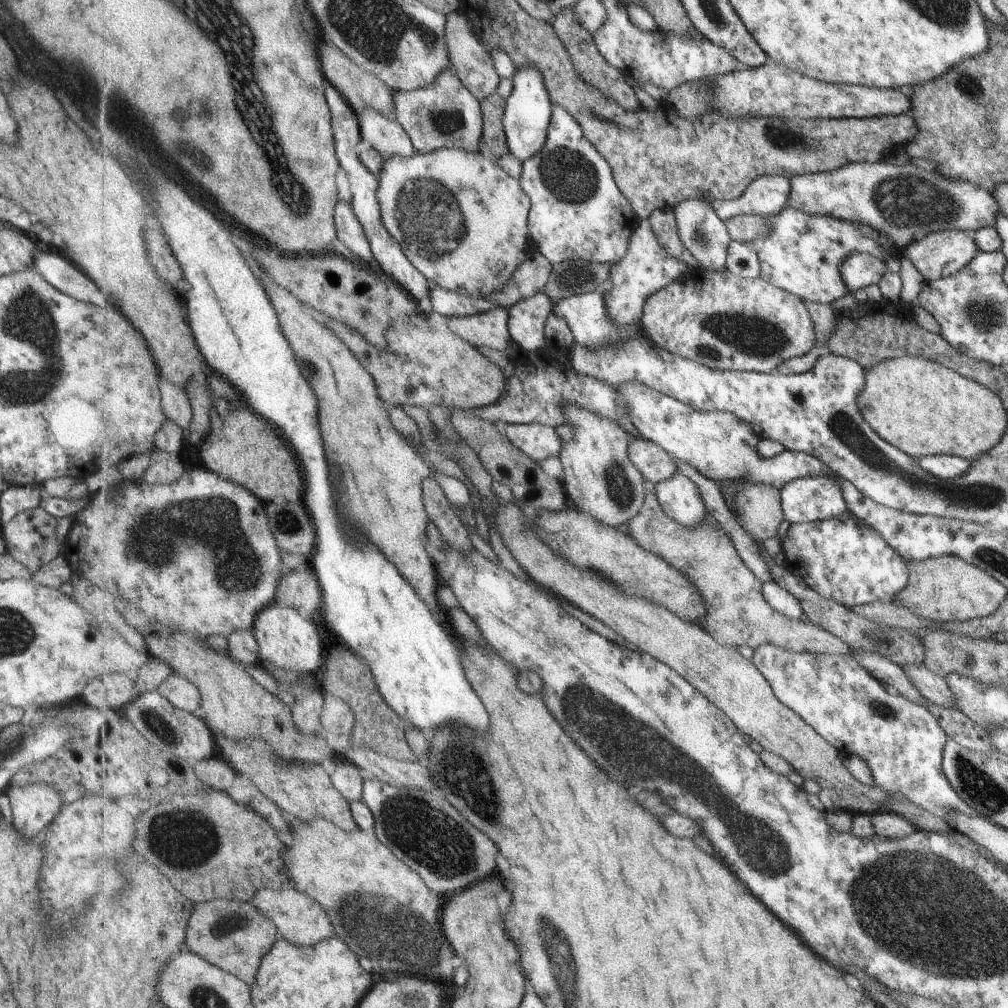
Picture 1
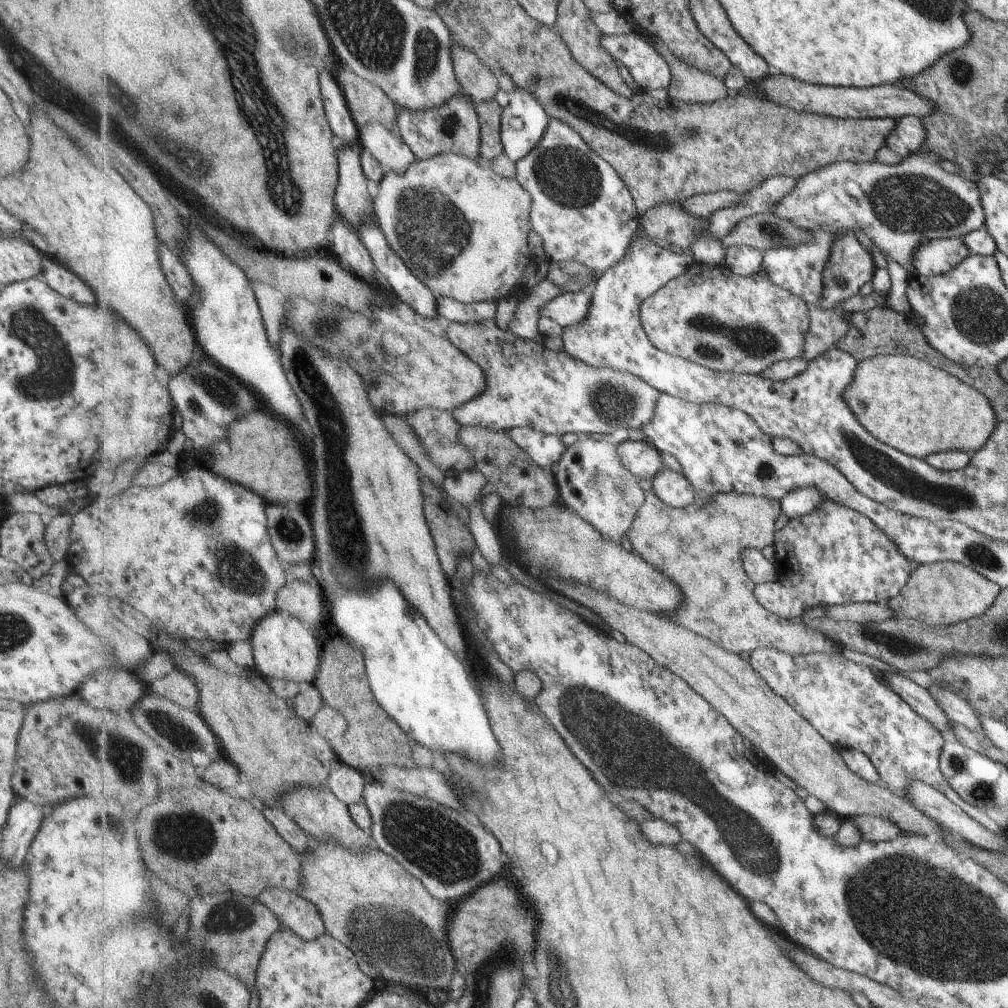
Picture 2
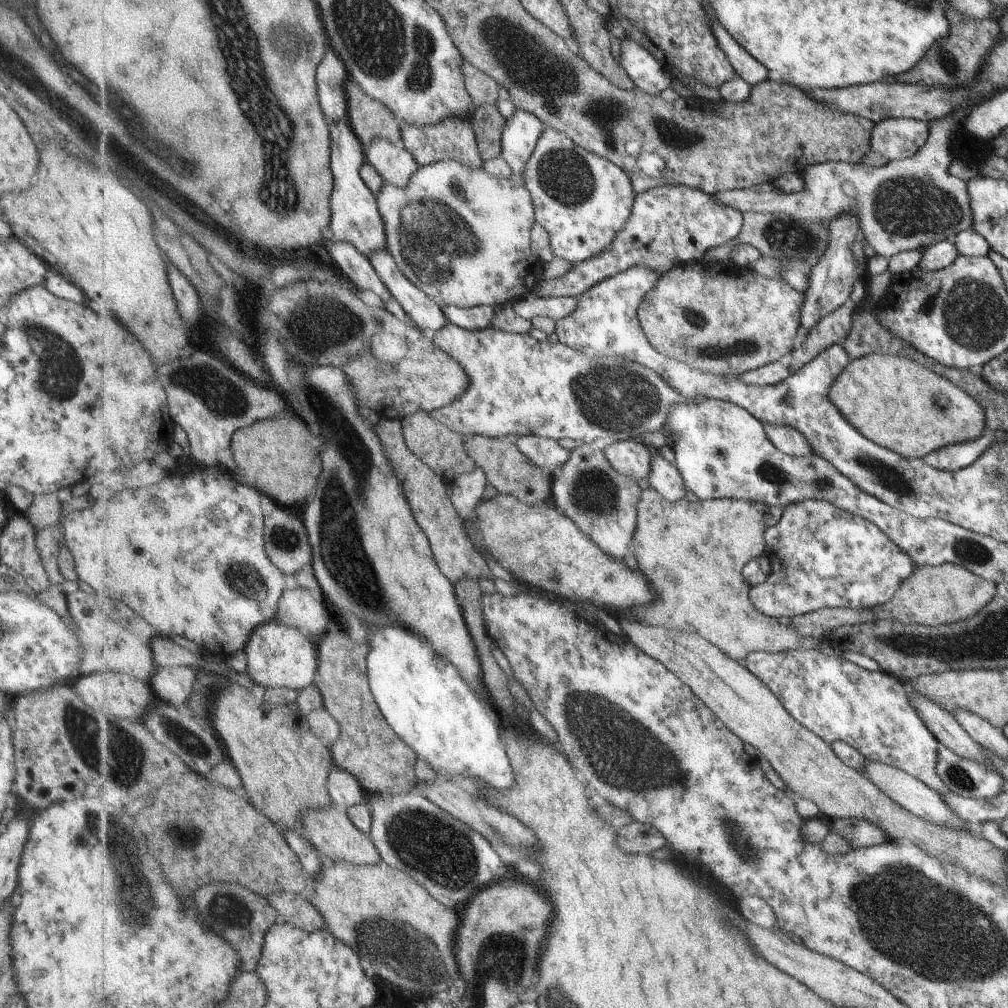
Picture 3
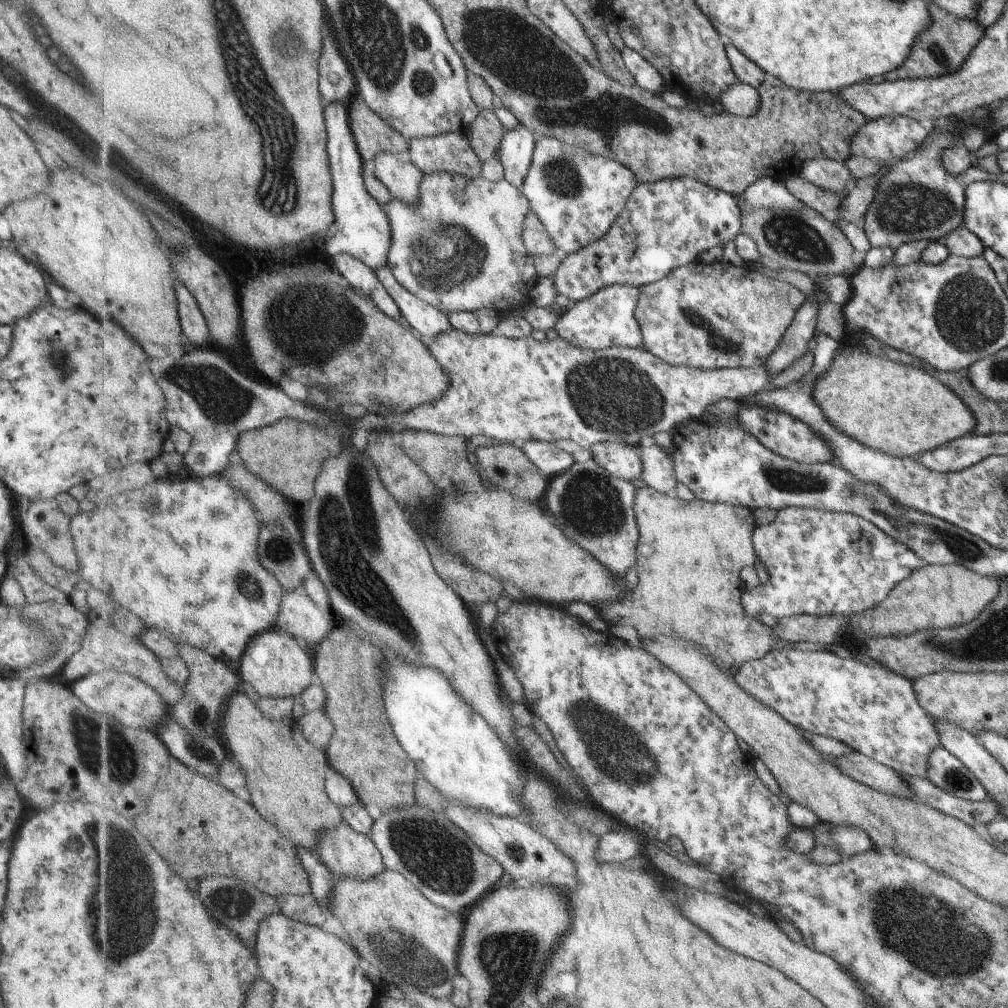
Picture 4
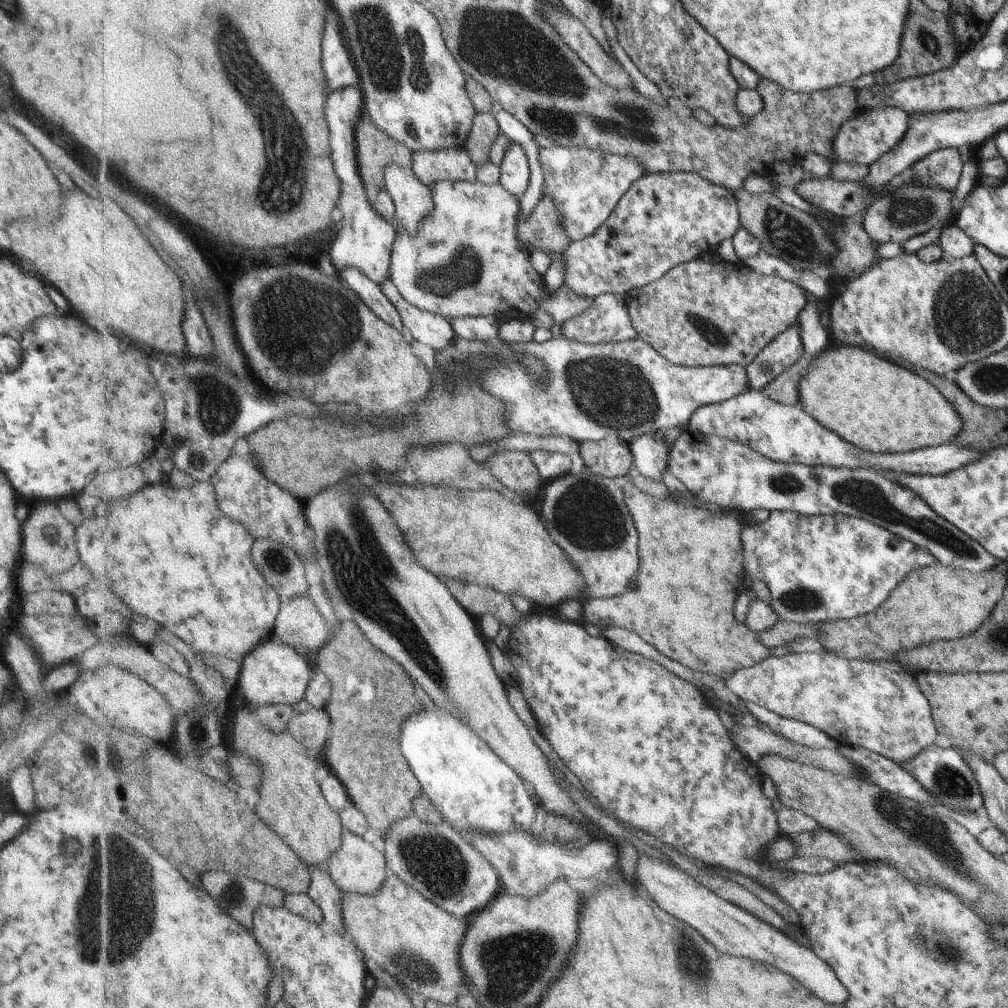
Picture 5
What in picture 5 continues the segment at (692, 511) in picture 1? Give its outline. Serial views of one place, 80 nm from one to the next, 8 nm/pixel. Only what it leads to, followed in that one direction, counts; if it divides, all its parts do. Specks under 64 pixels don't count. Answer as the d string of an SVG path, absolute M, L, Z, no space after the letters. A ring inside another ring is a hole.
M662 431L639 435L631 444L634 456L634 468L637 473L650 479L661 481L661 476L669 468L672 447Z

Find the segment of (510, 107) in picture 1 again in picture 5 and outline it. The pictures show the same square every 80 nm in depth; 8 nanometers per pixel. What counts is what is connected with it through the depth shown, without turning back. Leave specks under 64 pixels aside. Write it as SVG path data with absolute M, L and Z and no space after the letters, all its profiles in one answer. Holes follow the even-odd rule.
M512 142L500 167L500 183L516 197L523 196L531 180L531 166L525 149L520 144Z

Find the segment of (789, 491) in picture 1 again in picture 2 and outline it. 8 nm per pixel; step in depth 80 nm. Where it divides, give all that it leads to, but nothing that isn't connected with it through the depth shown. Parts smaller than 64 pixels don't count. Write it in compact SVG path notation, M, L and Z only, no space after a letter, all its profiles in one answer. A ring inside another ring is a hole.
M801 487L787 493L781 500L782 511L788 519L814 513L828 499L815 487Z

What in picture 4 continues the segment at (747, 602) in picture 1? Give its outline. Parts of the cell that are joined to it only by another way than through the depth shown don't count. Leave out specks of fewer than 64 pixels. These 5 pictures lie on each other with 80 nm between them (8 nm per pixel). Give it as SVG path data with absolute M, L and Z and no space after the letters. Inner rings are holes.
M645 487L642 489L637 489L637 497L635 497L634 511L636 512L636 518L638 520L638 527L640 530L640 541L638 544L638 554L639 562L637 562L637 574L639 574L639 584L632 589L628 589L625 597L621 597L618 601L609 601L608 603L601 603L599 606L593 606L598 613L598 618L606 621L608 626L611 625L623 625L632 626L637 630L639 636L642 639L651 639L655 636L663 636L663 634L669 634L673 636L673 628L687 632L687 636L679 636L679 638L687 638L689 642L695 642L695 644L701 644L705 646L707 650L714 656L714 661L718 663L718 667L722 670L731 670L731 668L741 668L746 662L762 659L767 653L779 648L786 648L785 646L789 643L782 643L778 639L774 638L774 632L770 630L769 627L763 625L757 617L749 616L746 614L746 608L741 608L741 590L739 590L739 572L745 568L745 566L755 566L758 562L758 556L754 549L754 530L757 529L757 524L755 523L755 518L753 518L753 511L747 507L736 507L725 503L712 503L709 501L702 501L694 498L692 501L679 500L678 497L674 496L669 498L669 495L663 496L662 492L659 492L656 488ZM701 610L711 610L711 618L703 618L703 622L711 620L711 624L701 624Z

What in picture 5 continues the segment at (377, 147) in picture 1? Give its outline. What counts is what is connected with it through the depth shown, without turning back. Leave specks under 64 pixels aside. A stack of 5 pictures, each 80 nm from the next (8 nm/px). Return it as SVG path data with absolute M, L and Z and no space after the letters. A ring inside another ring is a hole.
M393 165L383 170L385 190L395 203L396 211L391 222L399 233L415 237L423 221L432 216L436 204L433 192L416 177L411 169Z

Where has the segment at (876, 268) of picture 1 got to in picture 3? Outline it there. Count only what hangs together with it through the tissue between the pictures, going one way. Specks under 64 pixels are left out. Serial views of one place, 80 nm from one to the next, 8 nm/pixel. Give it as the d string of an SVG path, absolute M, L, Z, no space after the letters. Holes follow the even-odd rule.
M851 213L837 215L828 224L828 247L824 250L823 256L810 267L808 274L808 289L805 301L802 302L802 321L799 321L799 332L805 334L809 329L816 326L816 322L827 313L835 310L848 299L851 284L857 279L864 280L867 272L856 266L854 256L851 256L849 246L855 238L859 237L858 218Z

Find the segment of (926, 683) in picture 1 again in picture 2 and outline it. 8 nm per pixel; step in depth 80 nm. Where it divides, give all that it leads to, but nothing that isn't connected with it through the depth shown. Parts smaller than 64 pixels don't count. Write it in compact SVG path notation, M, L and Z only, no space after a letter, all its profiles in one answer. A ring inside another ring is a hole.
M932 684L927 690L948 719L961 724L967 730L976 730L985 734L981 719L967 701L957 696L953 691L947 690L945 686Z

